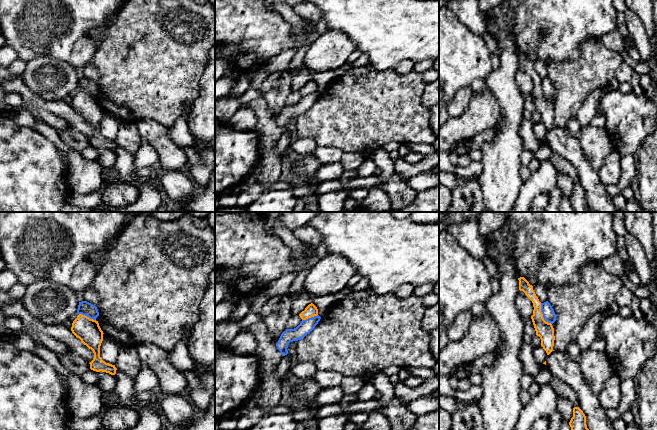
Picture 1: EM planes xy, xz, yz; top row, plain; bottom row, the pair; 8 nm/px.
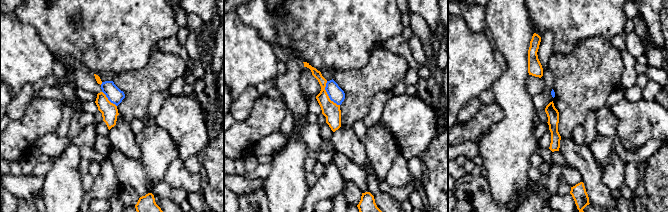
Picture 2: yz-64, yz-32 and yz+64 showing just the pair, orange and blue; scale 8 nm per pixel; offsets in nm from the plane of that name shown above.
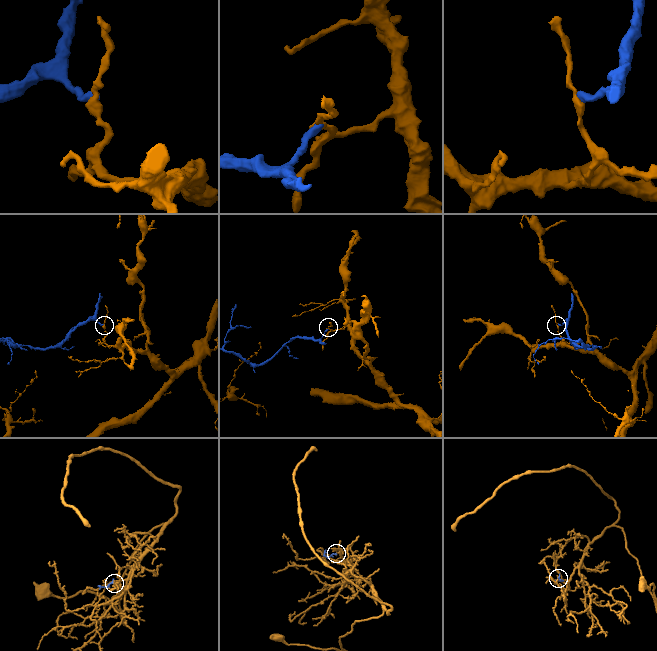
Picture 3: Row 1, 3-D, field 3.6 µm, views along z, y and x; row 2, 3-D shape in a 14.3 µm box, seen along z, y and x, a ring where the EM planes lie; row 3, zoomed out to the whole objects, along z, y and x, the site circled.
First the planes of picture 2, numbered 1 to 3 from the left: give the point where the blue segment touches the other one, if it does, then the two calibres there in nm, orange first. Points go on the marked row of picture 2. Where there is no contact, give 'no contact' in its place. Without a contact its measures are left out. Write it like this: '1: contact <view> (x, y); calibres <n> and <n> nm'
1: contact yz-64 (107, 99); calibres 130 and 120 nm
2: contact yz-32 (327, 95); calibres 140 and 120 nm
3: no contact

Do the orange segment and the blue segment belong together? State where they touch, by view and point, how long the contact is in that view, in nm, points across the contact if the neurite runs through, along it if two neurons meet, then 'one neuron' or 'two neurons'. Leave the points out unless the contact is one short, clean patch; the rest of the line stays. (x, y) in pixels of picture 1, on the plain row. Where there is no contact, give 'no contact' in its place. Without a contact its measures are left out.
yz (542, 91) | 200 nm | along yz (540, 79), (542, 93), (551, 100) | two neurons

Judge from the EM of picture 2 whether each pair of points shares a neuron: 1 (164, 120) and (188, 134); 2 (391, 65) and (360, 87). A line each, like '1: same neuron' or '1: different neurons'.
1: same neuron
2: same neuron

